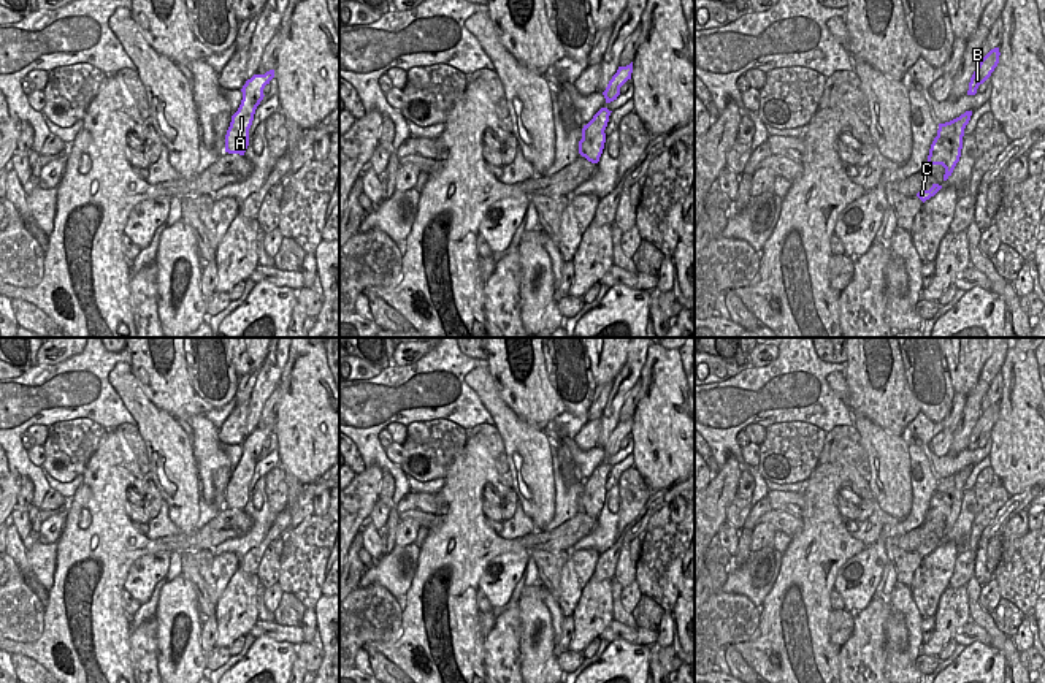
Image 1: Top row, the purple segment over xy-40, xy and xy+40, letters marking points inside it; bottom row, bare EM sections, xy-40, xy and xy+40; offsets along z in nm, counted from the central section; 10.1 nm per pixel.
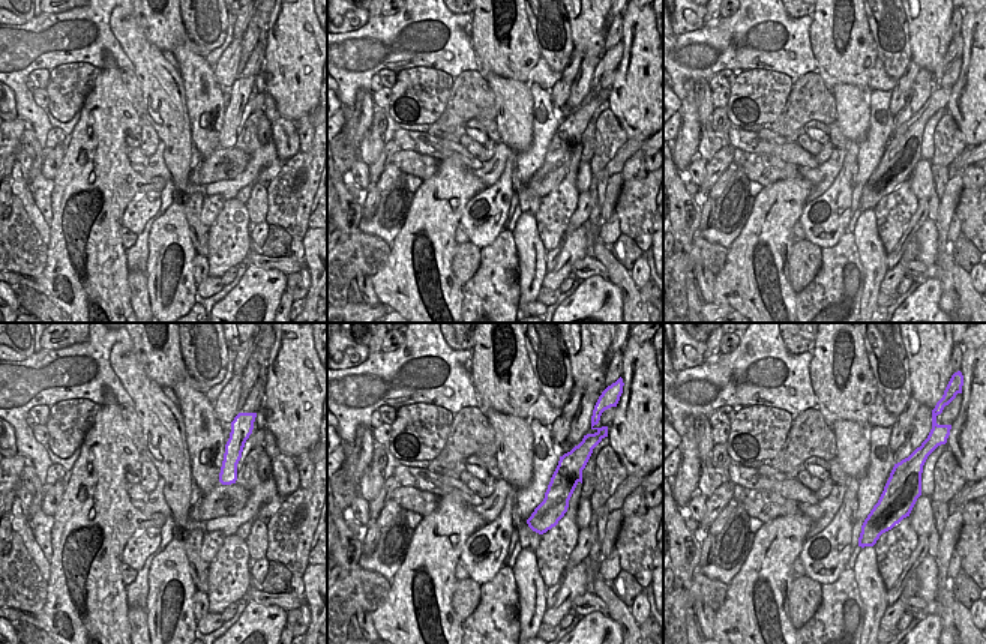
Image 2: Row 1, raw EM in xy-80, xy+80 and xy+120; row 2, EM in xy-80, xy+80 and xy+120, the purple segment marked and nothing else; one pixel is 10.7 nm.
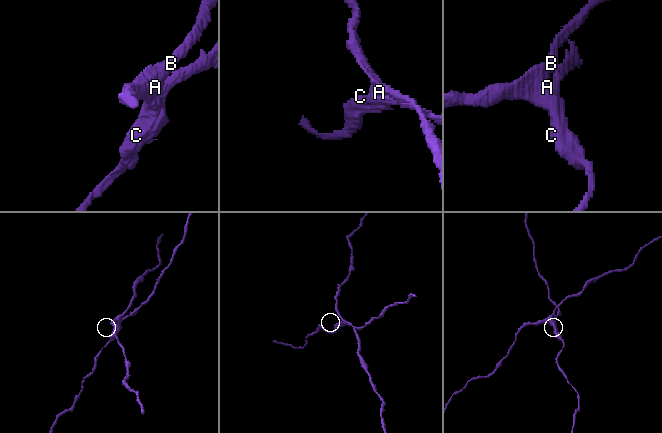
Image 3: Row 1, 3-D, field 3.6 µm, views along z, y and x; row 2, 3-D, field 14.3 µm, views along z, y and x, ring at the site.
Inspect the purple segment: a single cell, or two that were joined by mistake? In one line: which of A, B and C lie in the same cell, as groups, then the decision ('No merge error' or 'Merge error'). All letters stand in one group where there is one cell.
Groups: A B / C. Merge error.

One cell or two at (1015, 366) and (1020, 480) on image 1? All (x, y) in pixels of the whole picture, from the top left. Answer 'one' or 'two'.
one

